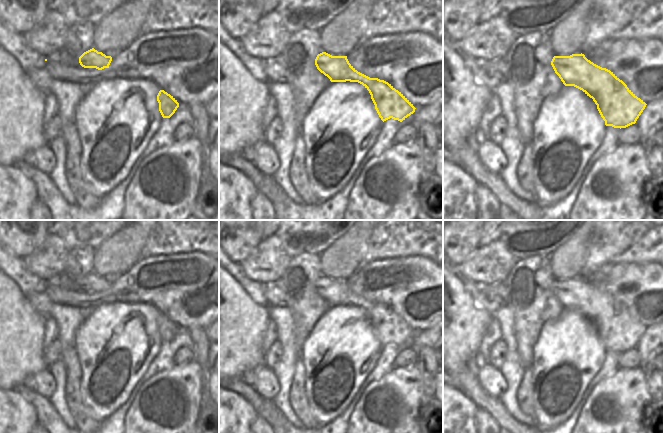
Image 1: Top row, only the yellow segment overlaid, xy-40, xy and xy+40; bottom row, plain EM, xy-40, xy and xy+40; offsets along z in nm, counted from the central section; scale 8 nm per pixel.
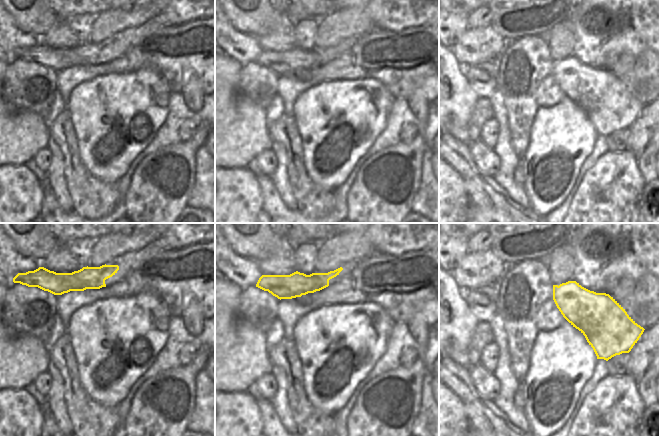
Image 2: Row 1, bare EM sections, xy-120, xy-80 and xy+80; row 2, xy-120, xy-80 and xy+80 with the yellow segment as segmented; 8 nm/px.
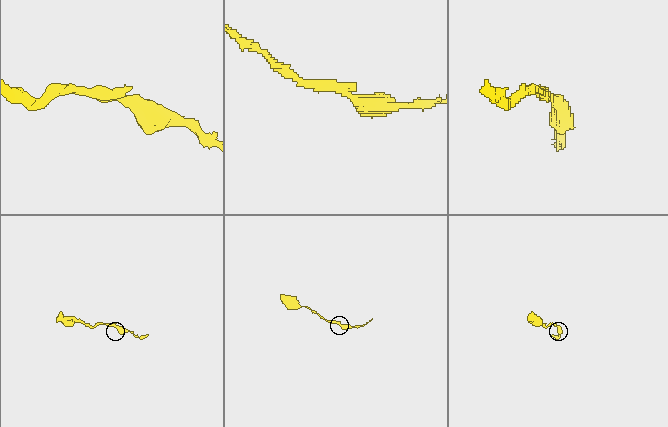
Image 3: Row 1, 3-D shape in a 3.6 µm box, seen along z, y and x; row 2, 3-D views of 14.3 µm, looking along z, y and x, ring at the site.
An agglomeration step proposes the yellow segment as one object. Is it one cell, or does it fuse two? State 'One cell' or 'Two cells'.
Two cells.

